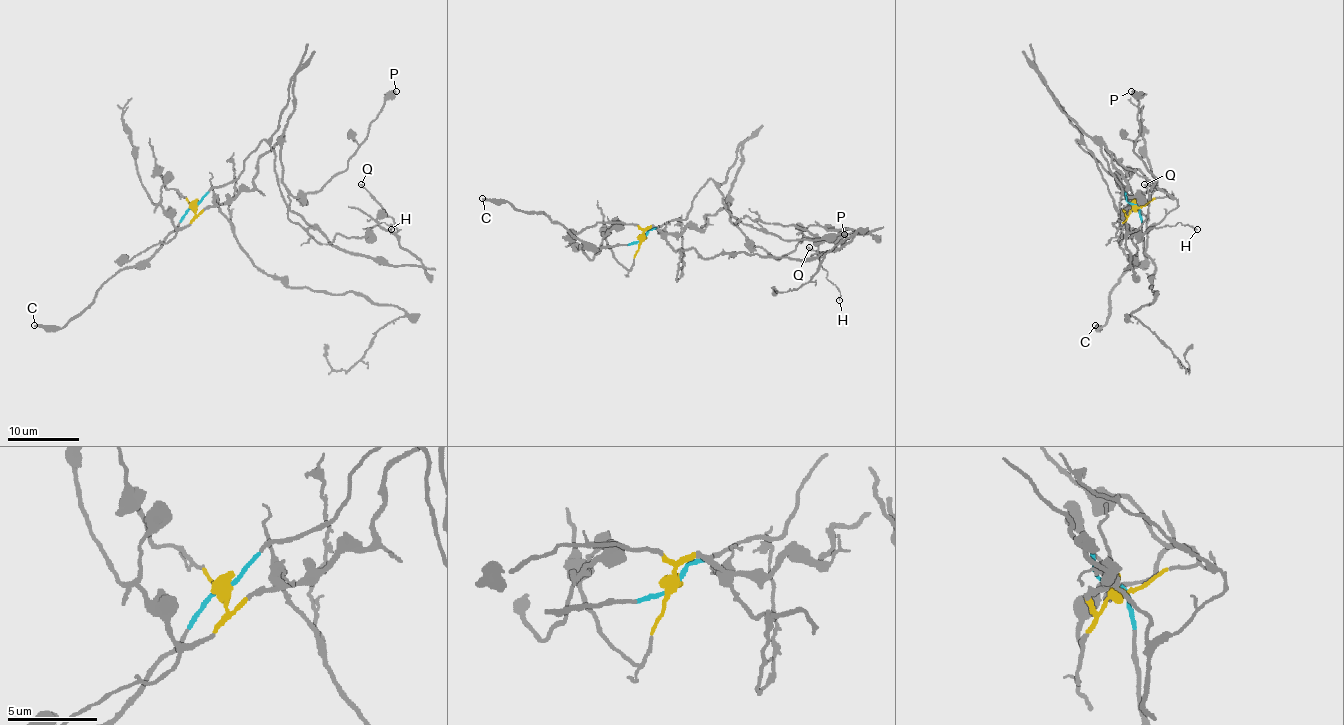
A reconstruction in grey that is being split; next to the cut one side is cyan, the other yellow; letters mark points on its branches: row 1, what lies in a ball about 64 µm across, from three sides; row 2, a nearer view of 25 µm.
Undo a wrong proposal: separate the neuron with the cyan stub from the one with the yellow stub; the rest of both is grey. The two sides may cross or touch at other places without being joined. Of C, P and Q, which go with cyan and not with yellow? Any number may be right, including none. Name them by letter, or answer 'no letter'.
C, Q

